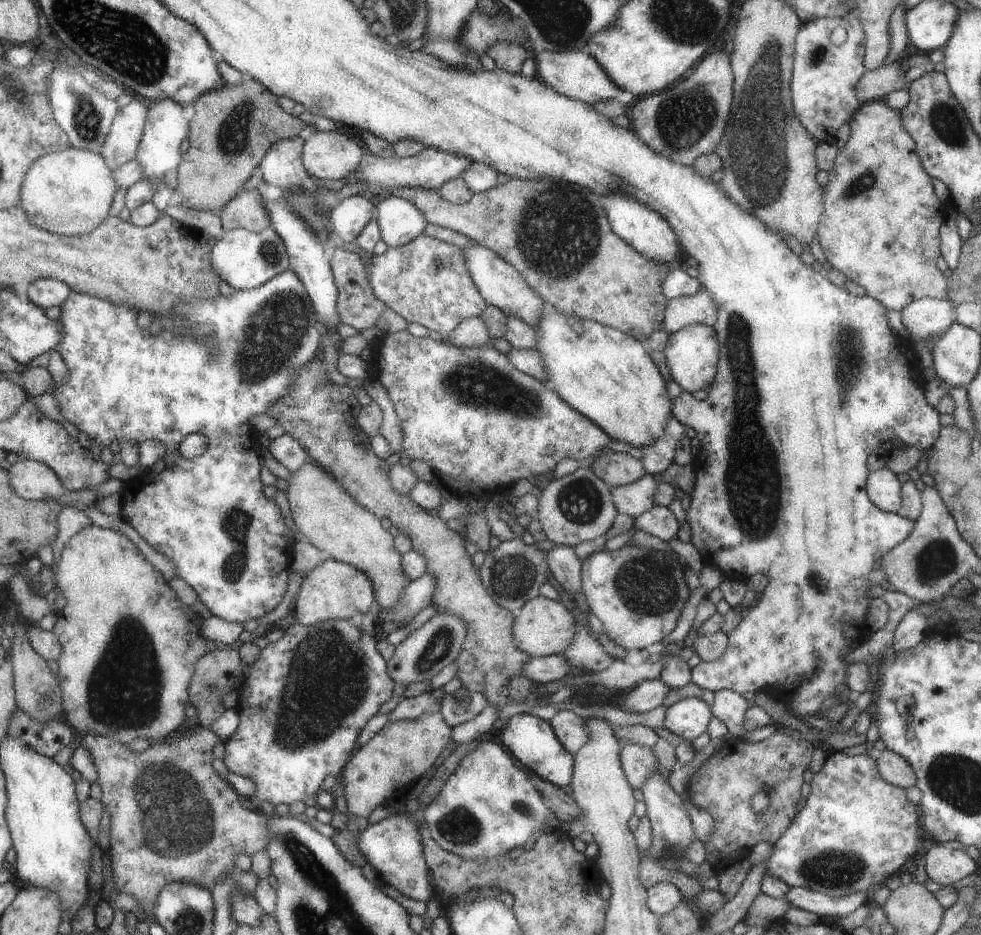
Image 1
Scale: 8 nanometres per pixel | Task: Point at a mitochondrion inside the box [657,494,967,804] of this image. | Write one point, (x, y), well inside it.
(930, 564)

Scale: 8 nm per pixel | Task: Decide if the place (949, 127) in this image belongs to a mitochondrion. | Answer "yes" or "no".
yes

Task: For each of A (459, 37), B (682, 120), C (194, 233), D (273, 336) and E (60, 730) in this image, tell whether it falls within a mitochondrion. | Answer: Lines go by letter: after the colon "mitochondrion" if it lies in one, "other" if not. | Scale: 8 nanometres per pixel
A: other
B: mitochondrion
C: other
D: mitochondrion
E: other

